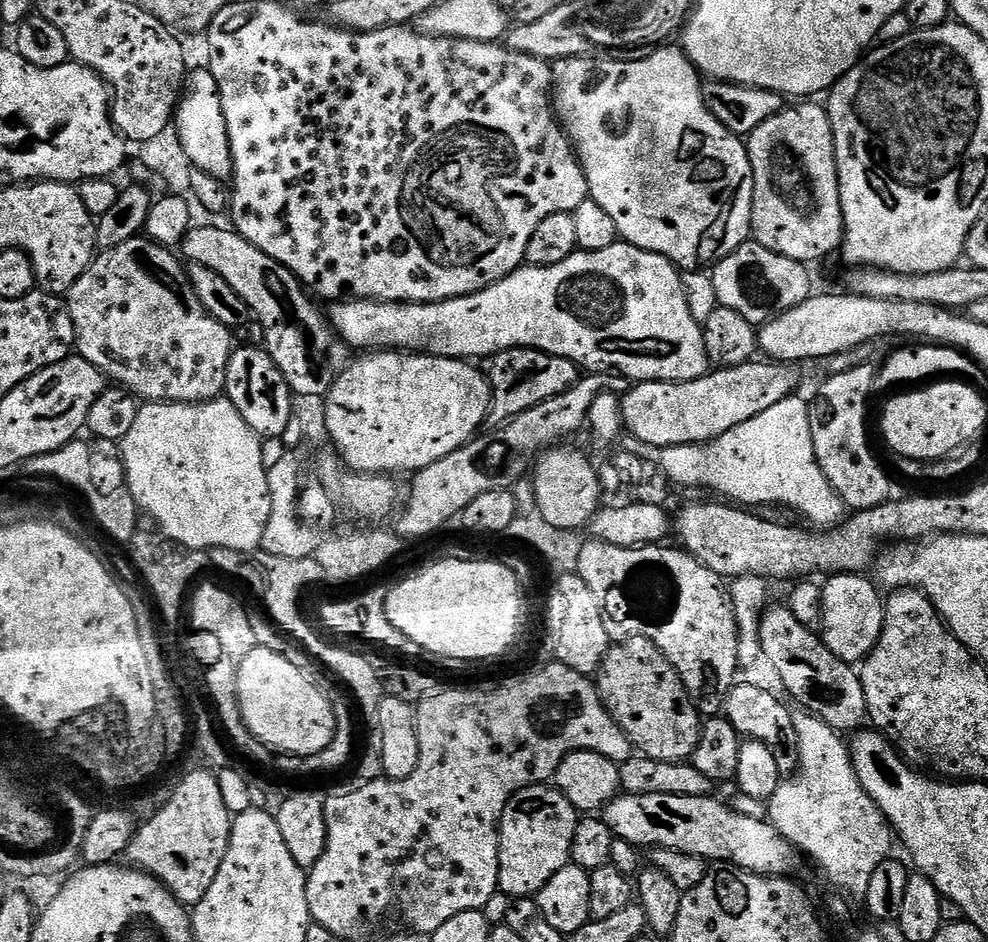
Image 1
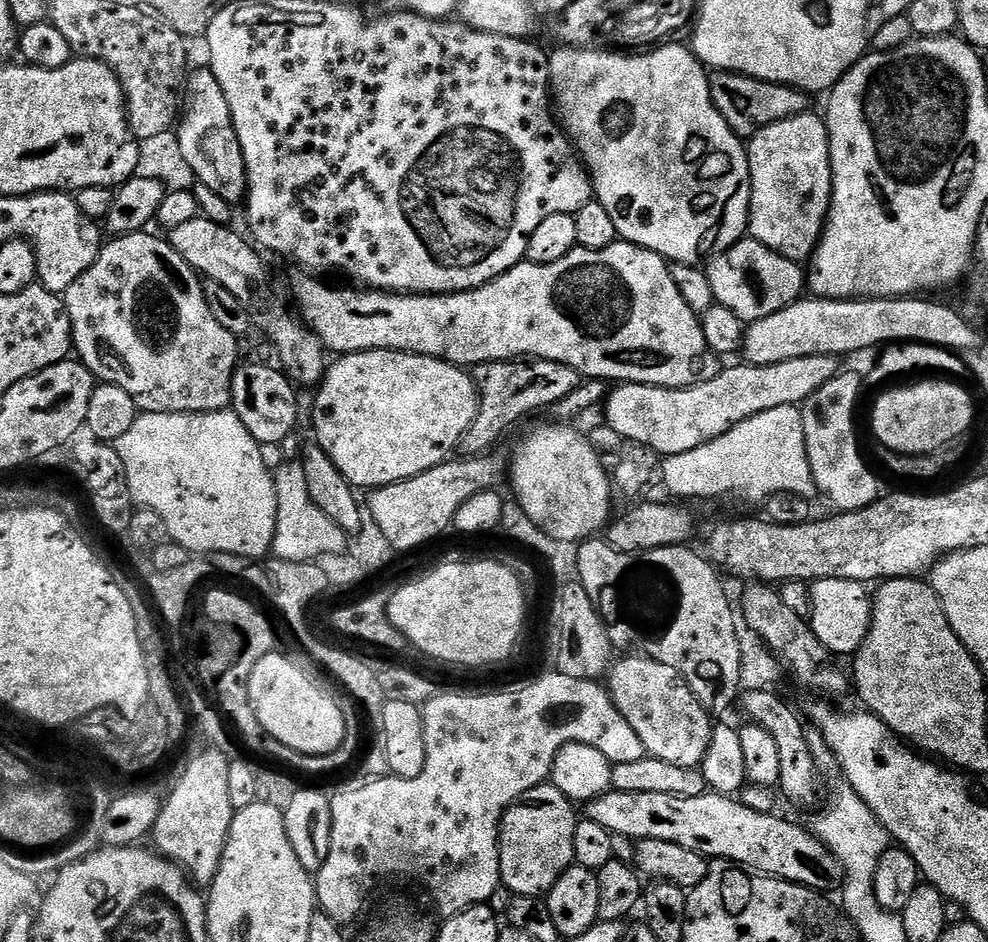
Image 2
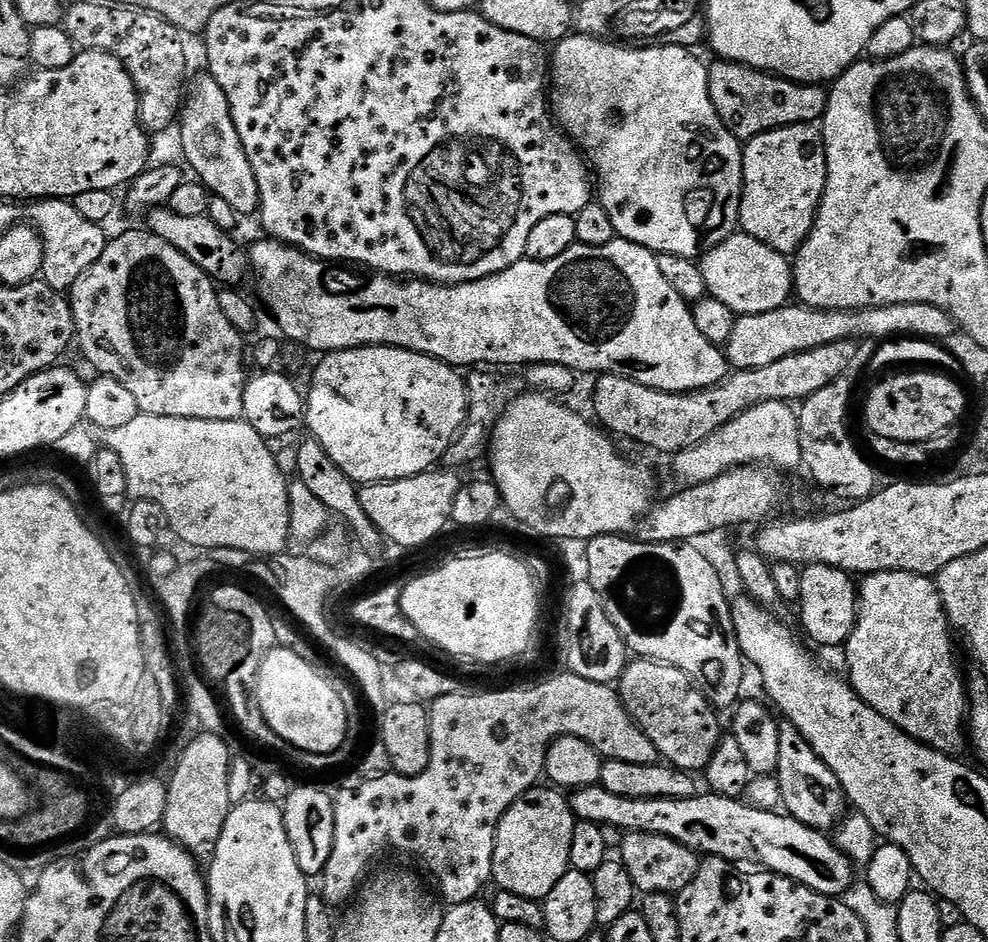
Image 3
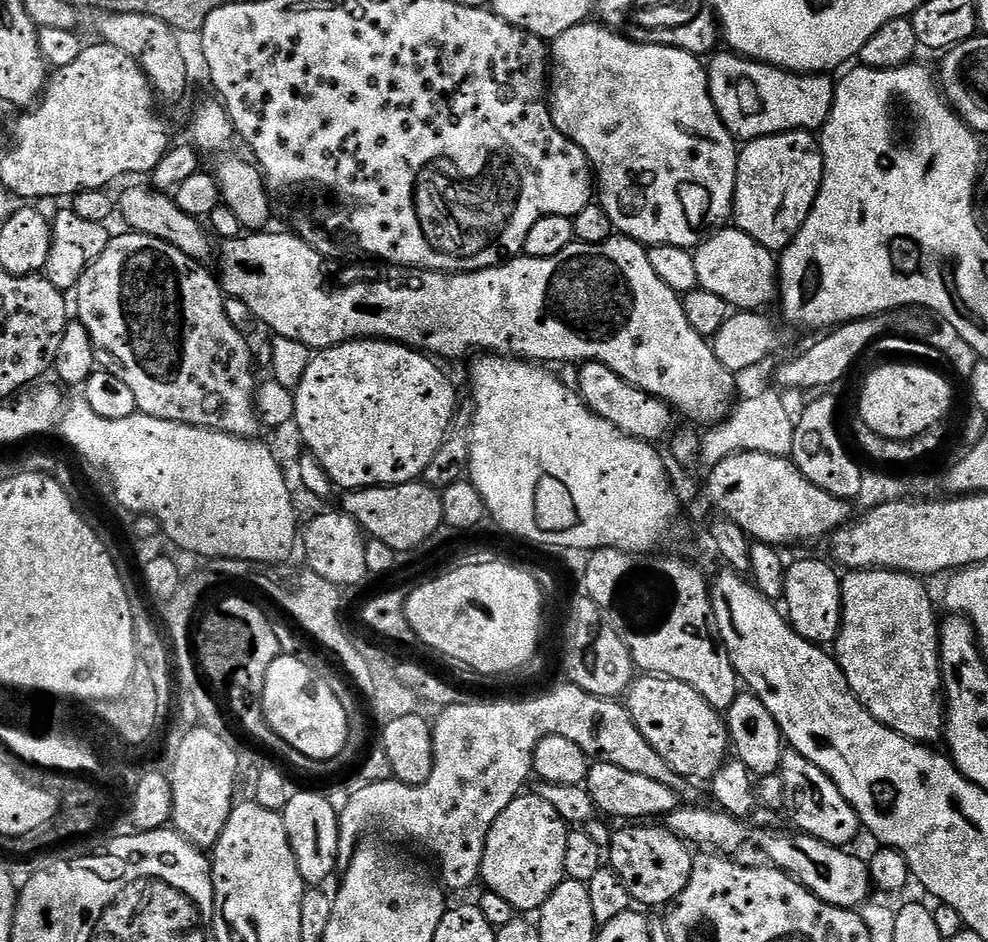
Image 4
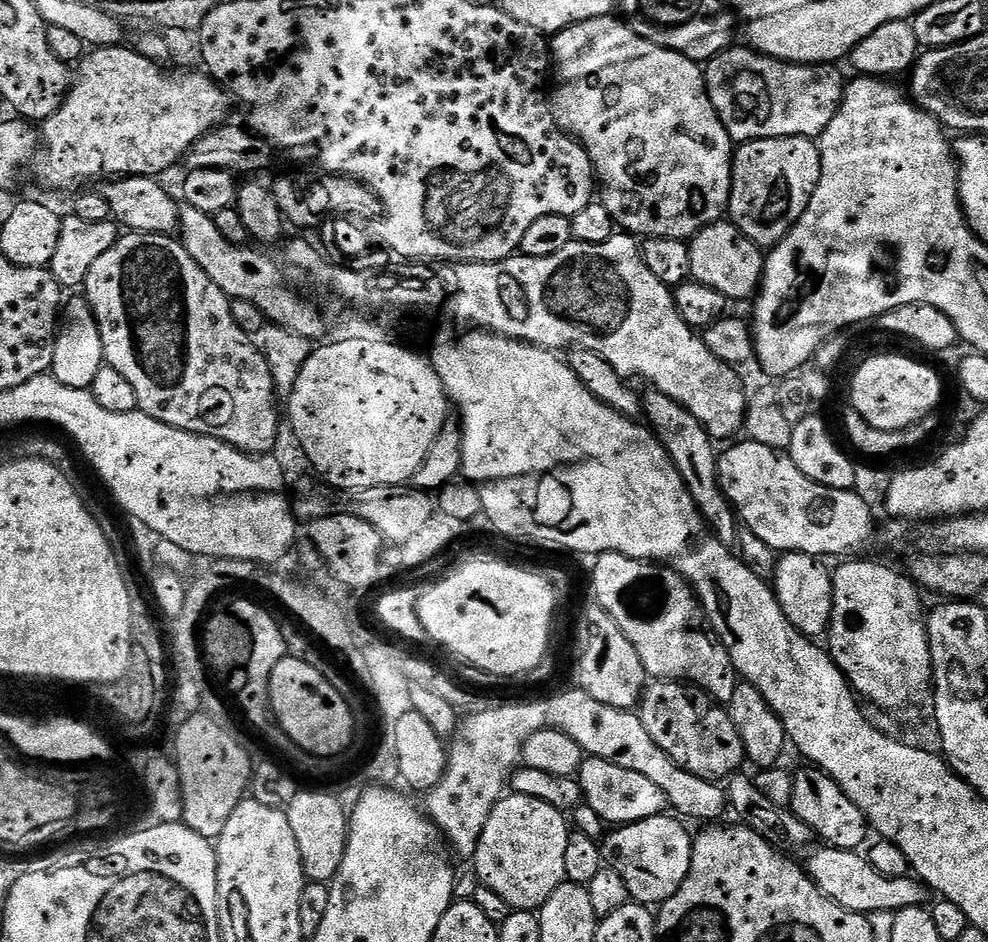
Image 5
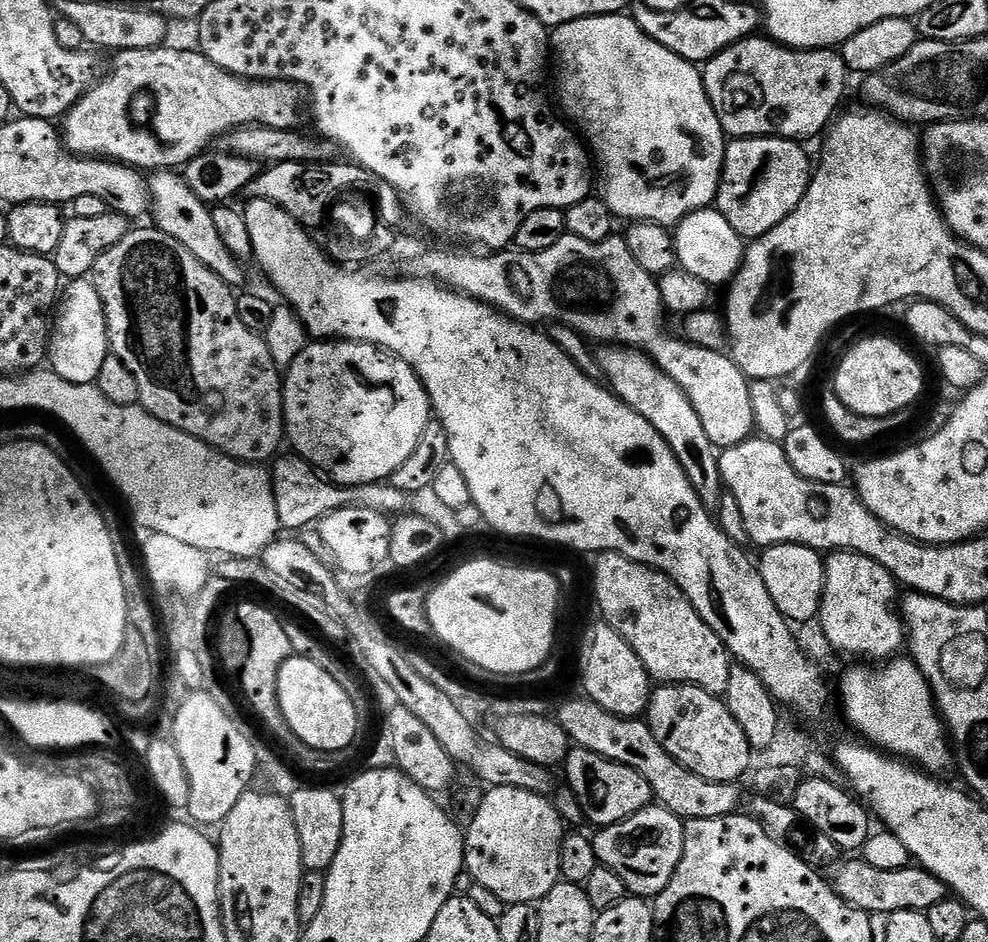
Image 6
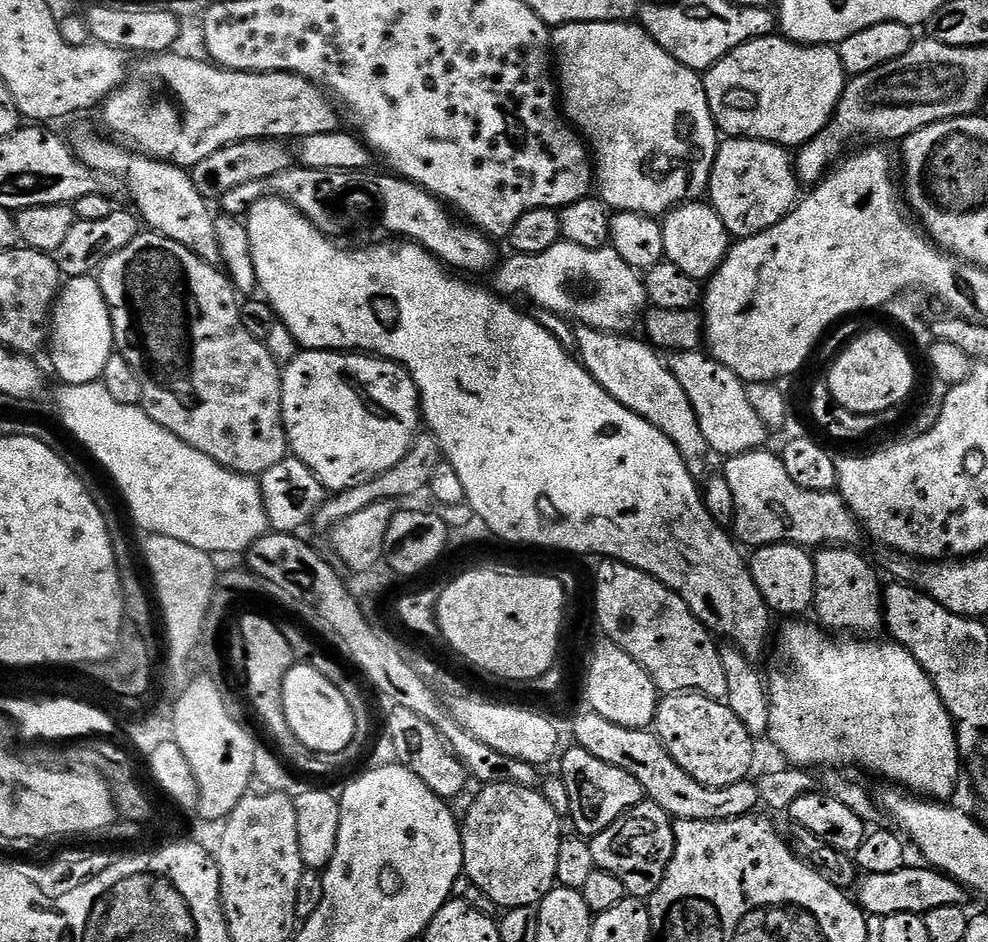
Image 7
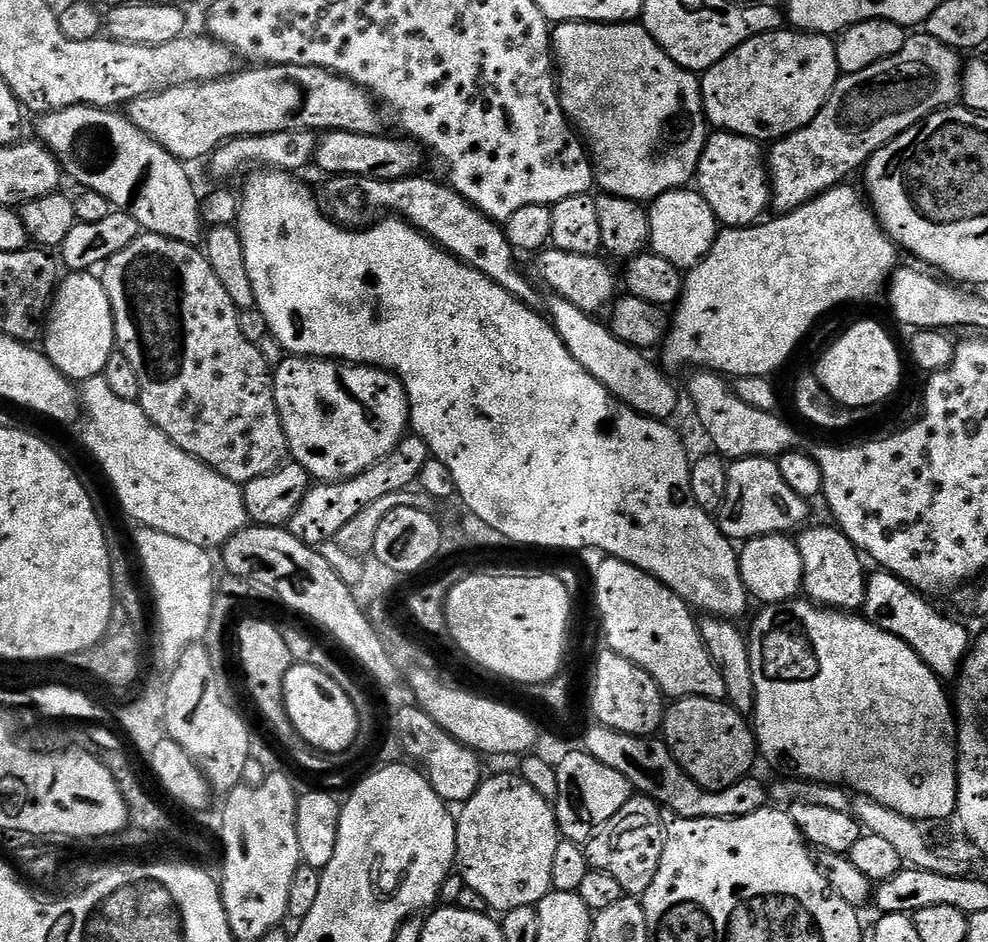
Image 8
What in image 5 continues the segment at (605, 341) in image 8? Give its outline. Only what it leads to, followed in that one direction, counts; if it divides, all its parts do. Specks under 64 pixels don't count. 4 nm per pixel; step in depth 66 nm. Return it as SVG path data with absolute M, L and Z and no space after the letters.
M655 390L649 393L649 396L645 395L642 400L643 415L645 417L648 415L647 423L654 429L660 445L666 449L672 461L676 463L676 469L682 474L688 493L694 498L694 502L704 516L708 531L716 537L718 542L722 542L727 548L735 549L740 526L735 508L729 504L724 493L720 491L717 445L702 426L702 422L698 422L698 418L690 414L690 410L686 410L678 402L674 402L674 398L666 394Z

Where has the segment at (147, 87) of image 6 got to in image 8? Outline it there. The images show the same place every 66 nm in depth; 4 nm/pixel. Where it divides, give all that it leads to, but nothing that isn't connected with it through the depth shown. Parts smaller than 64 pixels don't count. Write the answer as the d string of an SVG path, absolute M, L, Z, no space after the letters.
M285 64L252 66L247 70L249 72L238 72L225 80L215 80L209 84L181 85L153 96L144 96L127 105L126 115L133 126L181 162L200 159L203 161L211 157L220 145L227 144L229 140L235 140L238 136L265 136L292 130L317 134L353 132L374 136L381 131L381 109L374 103L373 97L364 88L357 87L344 77L320 68Z

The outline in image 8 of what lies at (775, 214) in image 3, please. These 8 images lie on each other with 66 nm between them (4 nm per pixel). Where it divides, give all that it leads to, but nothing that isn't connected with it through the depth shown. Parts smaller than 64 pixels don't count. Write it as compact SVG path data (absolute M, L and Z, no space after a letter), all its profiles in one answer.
M716 130L711 133L702 152L700 165L696 168L695 187L700 197L714 210L717 221L724 228L751 228L761 223L764 211L769 211L772 199L770 173L766 167L766 152L761 141L751 140L749 136L736 136L732 132Z

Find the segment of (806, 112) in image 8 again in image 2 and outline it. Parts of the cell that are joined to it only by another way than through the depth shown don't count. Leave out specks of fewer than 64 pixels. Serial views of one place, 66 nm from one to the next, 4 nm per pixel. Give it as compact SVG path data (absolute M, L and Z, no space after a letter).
M717 71L711 73L710 83L714 106L741 138L751 138L766 126L782 122L791 116L800 116L810 108L809 93L792 88L789 84L766 82L753 76L742 76L739 72Z

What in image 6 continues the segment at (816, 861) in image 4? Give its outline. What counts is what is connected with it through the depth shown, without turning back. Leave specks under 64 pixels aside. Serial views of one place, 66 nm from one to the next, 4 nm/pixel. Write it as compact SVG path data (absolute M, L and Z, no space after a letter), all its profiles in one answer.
M852 858L836 872L834 887L836 893L853 908L869 914L891 914L894 912L927 913L930 906L946 898L944 883L934 878L919 866L902 870L874 870L863 858Z

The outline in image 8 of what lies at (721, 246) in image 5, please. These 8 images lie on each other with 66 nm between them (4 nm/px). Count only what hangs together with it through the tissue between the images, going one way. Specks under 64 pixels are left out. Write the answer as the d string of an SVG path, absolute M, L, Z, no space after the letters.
M699 191L668 192L651 201L648 208L648 243L651 251L666 258L675 268L691 270L710 254L718 235L714 210L700 197Z

